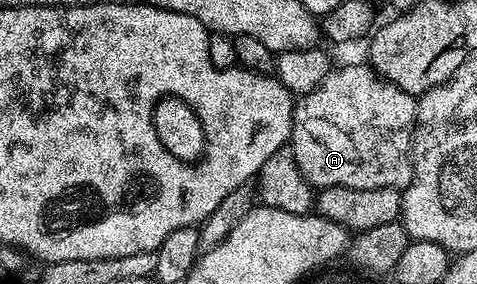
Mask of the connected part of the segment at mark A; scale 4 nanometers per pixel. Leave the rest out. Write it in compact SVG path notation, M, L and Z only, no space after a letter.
M371 64L344 65L333 68L314 91L303 94L292 110L290 148L298 171L308 184L320 189L335 185L355 189L390 187L405 190L412 182L412 131L416 123L416 102L413 94L402 91L381 77Z

